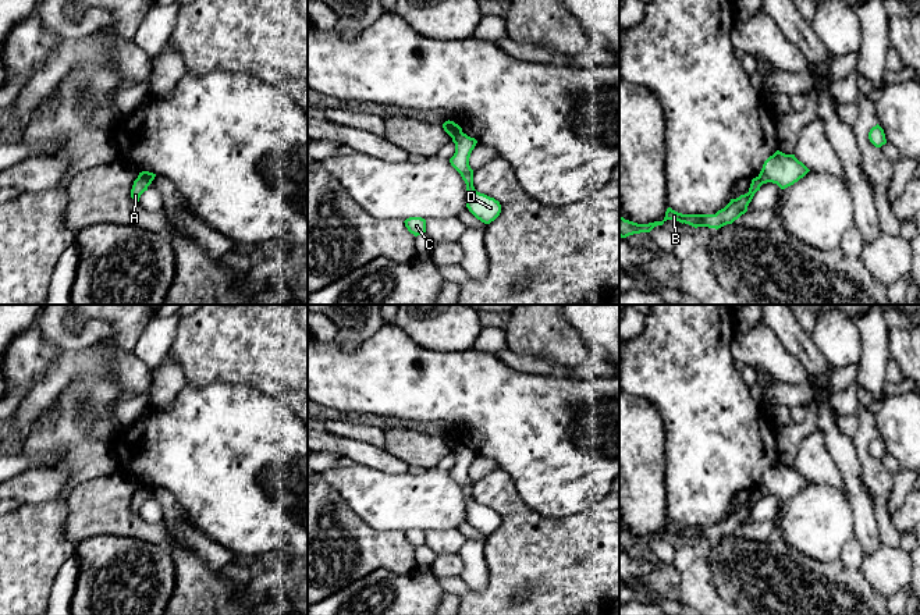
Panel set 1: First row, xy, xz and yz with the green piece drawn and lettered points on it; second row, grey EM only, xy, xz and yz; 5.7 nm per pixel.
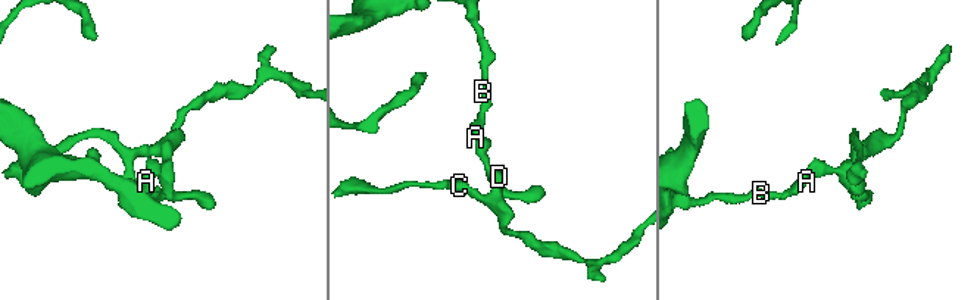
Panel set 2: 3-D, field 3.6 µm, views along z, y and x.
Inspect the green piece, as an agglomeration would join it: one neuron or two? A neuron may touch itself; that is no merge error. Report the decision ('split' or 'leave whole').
split

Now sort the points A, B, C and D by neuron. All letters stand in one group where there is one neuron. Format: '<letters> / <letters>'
A B / C D

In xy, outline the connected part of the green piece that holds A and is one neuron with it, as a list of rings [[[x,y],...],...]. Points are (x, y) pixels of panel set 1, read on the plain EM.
[[[138,487],[138,490],[134,493],[132,501],[131,501],[131,509],[136,513],[139,513],[141,506],[148,502],[148,498],[152,494],[143,488],[143,487]]]

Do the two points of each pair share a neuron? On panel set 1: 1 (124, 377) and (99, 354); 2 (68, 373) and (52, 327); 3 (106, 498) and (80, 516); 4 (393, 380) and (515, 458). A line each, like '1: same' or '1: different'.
1: same
2: different
3: same
4: same

